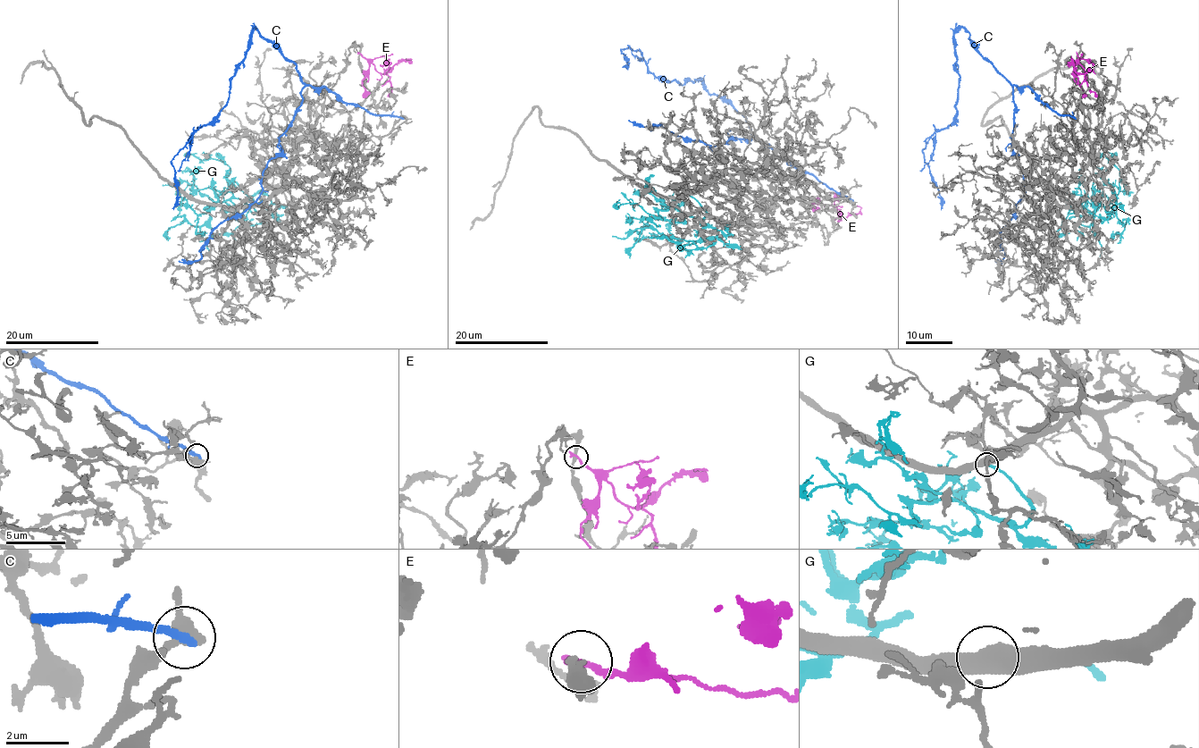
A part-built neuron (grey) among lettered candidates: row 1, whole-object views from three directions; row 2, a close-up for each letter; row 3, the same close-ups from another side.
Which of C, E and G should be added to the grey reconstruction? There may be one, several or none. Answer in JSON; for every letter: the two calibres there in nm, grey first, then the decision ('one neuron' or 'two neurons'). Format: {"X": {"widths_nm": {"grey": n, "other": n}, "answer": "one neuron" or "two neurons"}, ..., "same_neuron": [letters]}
{"C": {"widths_nm": {"grey": 400, "other": 320}, "answer": "two neurons"}, "E": {"widths_nm": {"grey": 240, "other": 240}, "answer": "two neurons"}, "G": {"widths_nm": {"grey": 600, "other": 240}, "answer": "one neuron"}, "same_neuron": ["G"]}

